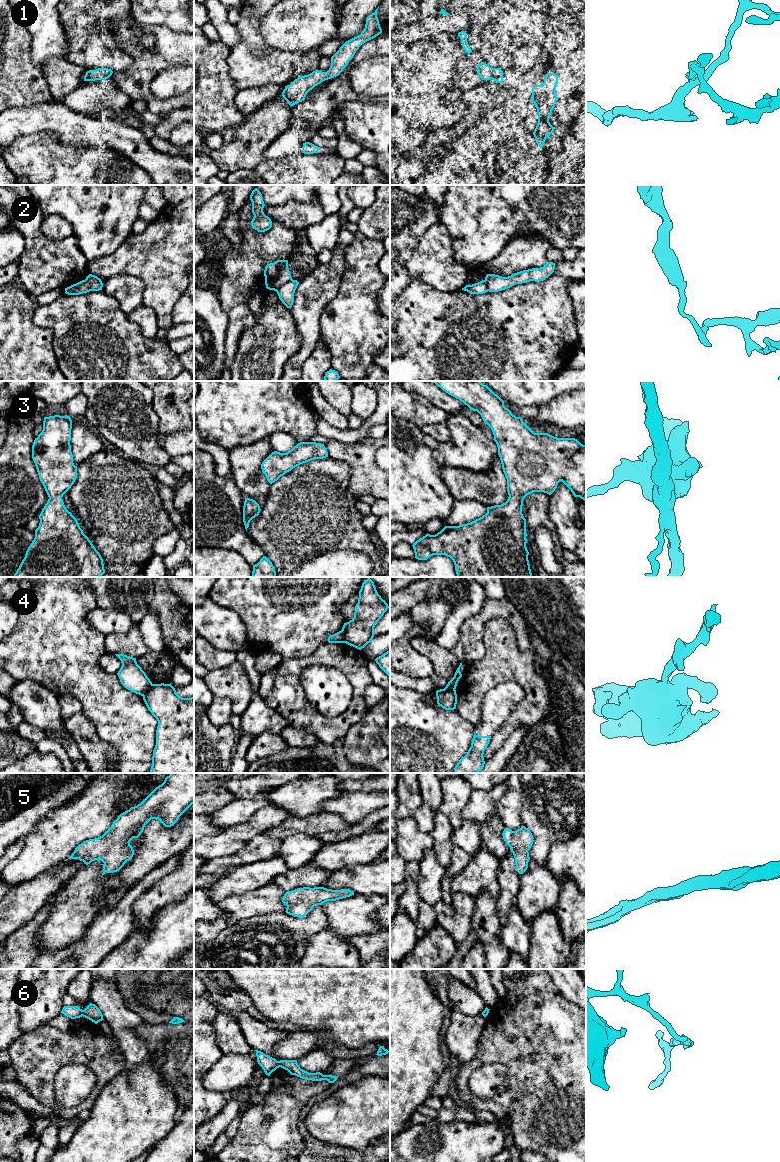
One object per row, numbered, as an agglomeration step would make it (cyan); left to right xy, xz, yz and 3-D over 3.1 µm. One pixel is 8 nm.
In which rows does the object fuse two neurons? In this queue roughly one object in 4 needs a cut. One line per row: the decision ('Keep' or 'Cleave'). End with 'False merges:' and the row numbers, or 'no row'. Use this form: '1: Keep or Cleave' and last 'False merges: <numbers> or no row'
1: Keep
2: Cleave
3: Keep
4: Cleave
5: Keep
6: Cleave
False merges: 2, 4, 6

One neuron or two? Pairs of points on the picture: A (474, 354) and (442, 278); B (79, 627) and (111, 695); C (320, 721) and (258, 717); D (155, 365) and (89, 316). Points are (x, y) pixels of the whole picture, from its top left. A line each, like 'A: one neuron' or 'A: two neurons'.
A: two neurons
B: one neuron
C: two neurons
D: one neuron

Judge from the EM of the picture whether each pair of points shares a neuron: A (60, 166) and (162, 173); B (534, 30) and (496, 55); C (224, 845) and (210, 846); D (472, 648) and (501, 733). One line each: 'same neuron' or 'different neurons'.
A: different neurons
B: different neurons
C: same neuron
D: different neurons

